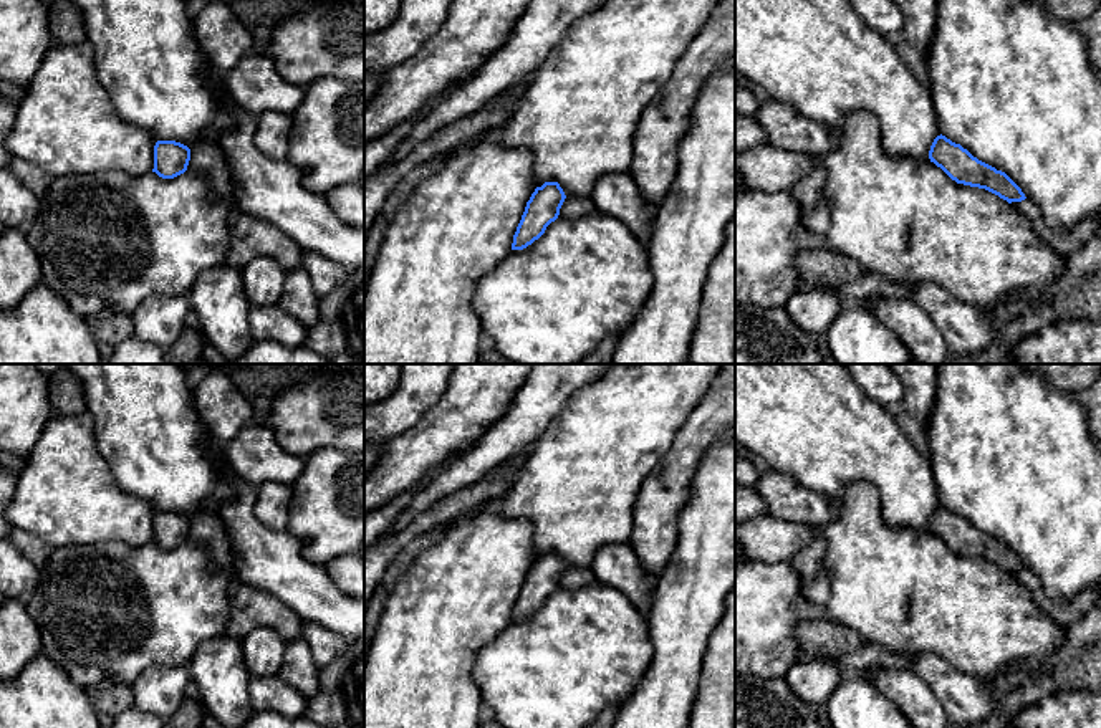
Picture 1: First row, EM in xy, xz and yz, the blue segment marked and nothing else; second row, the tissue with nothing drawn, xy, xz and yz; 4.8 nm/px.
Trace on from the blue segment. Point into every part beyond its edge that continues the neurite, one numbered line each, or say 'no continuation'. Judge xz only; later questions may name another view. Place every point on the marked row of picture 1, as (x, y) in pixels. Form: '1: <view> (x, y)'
no continuation

